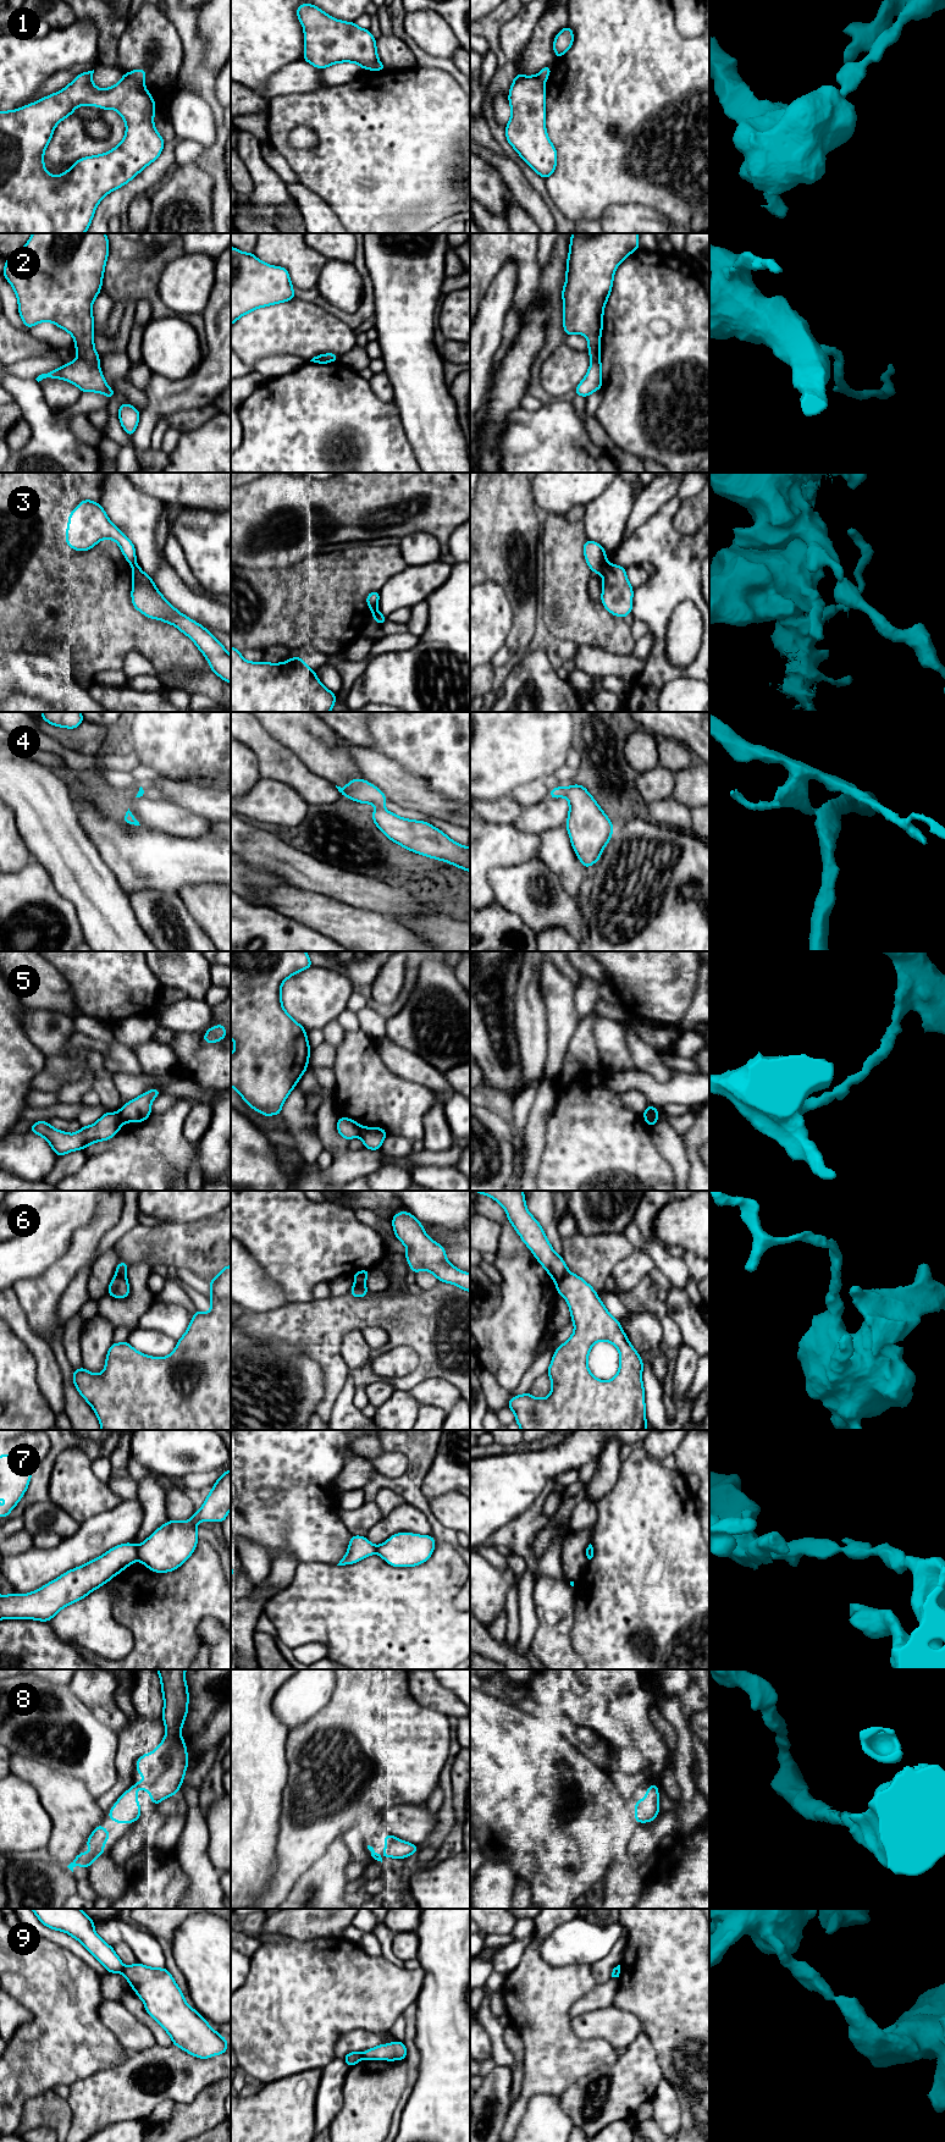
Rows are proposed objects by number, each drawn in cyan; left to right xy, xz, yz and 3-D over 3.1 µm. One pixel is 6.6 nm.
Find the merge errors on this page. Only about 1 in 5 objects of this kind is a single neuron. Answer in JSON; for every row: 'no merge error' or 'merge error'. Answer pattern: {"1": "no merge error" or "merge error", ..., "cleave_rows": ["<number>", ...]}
{"1": "merge error", "2": "merge error", "3": "merge error", "4": "merge error", "5": "merge error", "6": "merge error", "7": "merge error", "8": "no merge error", "9": "merge error", "cleave_rows": ["1", "2", "3", "4", "5", "6", "7", "9"]}

